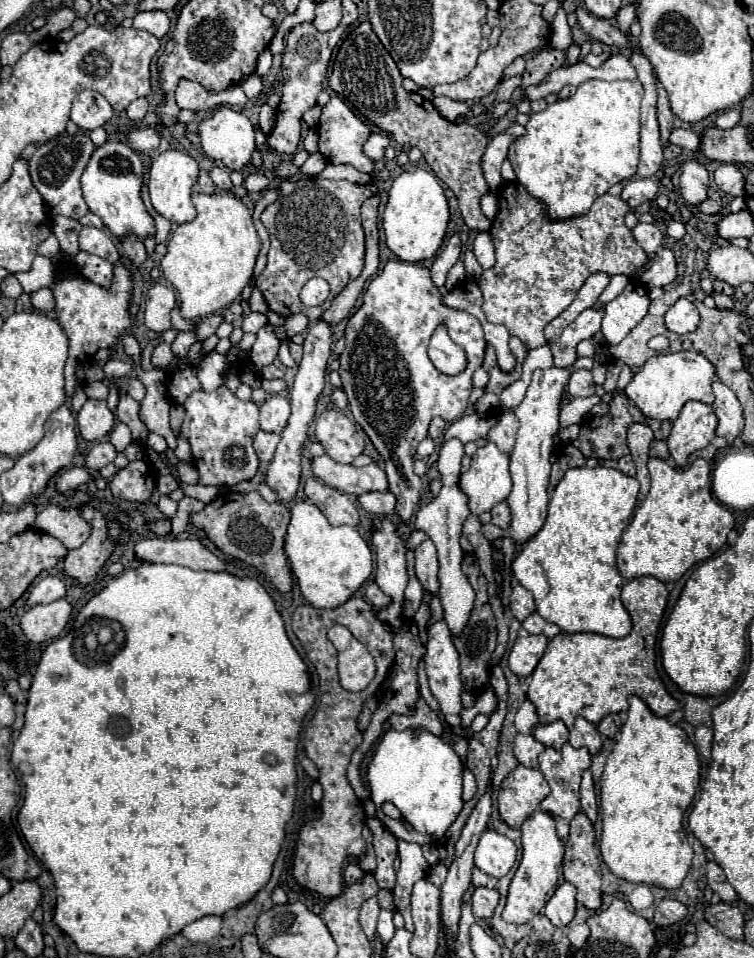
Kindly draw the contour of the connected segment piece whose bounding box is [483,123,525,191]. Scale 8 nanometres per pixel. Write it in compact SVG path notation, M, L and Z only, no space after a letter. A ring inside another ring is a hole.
M515 123L511 129L495 135L483 155L483 171L485 171L485 179L491 187L491 191L497 191L501 185L501 163L507 157L507 149L513 143L513 139L519 139L525 135L525 127Z

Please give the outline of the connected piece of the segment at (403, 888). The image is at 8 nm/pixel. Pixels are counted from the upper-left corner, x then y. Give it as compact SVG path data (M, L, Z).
M399 841L399 857L401 857L401 867L397 871L397 885L393 889L395 897L395 907L405 919L405 929L413 931L413 921L411 921L411 909L409 909L409 897L411 889L417 879L423 879L429 875L431 865L427 867L427 861L421 853L421 847L417 843L407 843Z

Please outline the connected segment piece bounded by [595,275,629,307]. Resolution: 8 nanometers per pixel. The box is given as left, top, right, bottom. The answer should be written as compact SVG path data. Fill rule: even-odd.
M613 275L613 277L611 277L611 283L605 287L605 291L601 293L601 297L599 297L599 301L595 303L595 307L601 307L601 305L613 301L613 299L625 289L627 283L629 283L629 277L627 277L627 275Z

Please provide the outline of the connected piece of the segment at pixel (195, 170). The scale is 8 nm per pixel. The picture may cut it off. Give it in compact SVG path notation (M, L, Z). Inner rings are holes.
M167 149L159 153L159 157L151 163L151 175L149 175L149 197L153 207L171 223L187 223L195 219L195 207L191 203L191 189L199 177L199 165L197 161L177 149Z

